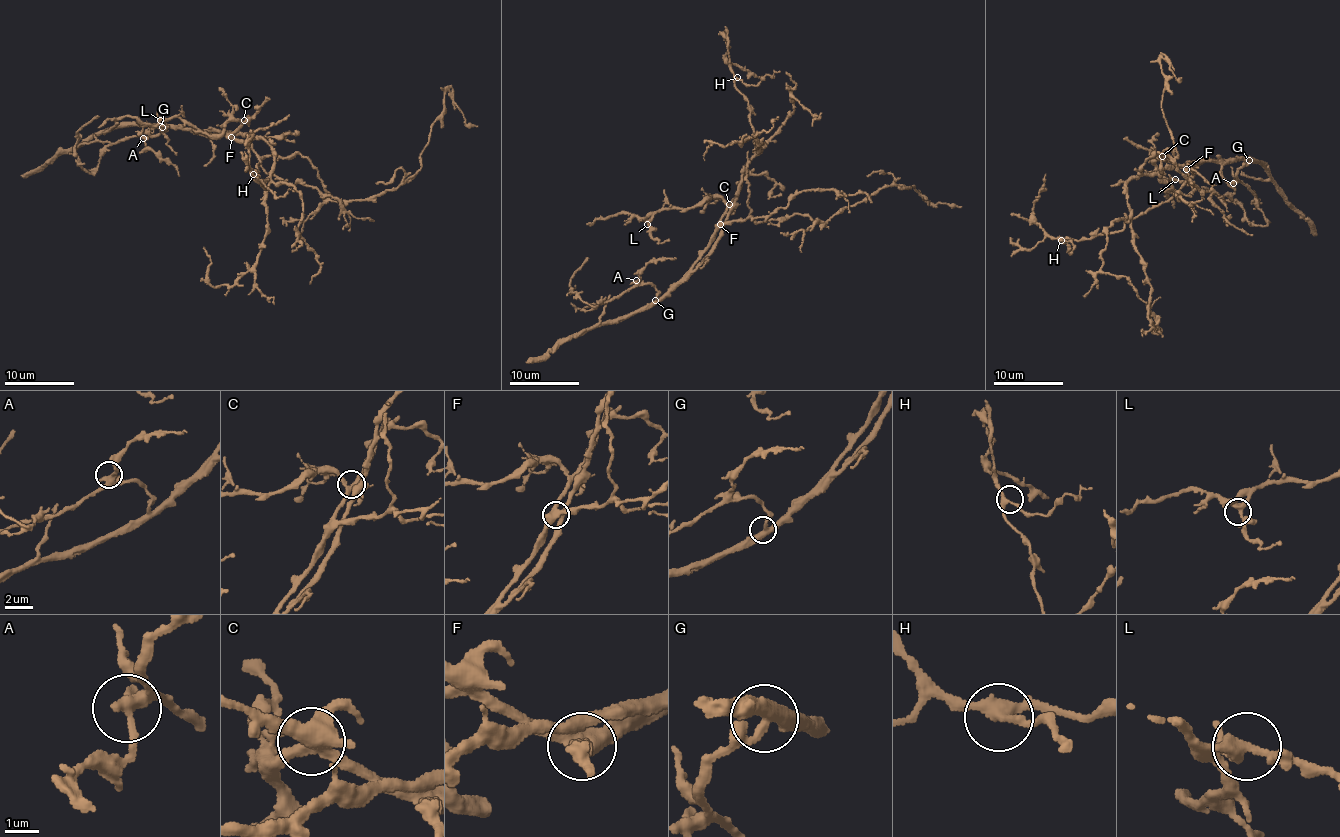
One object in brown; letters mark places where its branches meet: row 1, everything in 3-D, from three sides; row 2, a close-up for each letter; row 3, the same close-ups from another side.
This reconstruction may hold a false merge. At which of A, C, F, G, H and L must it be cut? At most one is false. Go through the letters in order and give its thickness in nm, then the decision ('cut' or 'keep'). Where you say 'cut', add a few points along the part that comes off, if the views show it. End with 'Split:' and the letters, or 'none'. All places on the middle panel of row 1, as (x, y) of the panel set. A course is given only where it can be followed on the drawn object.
A: 340 nm | keep
C: 440 nm | keep
F: 440 nm | keep
G: 400 nm | keep
H: 300 nm | keep
L: 360 nm | keep
Split: none

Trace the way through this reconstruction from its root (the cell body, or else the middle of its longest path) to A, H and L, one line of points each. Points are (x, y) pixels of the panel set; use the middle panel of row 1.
A: (753, 221), (748, 218), (725, 222), (702, 256), (660, 298), (653, 286), (636, 280)
H: (753, 221), (725, 222), (742, 171), (762, 148), (755, 142), (748, 99), (735, 86), (737, 77)
L: (753, 221), (748, 218), (725, 222), (726, 203), (721, 197), (714, 197), (690, 207), (659, 210), (647, 224)

